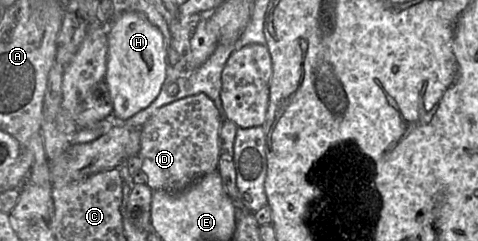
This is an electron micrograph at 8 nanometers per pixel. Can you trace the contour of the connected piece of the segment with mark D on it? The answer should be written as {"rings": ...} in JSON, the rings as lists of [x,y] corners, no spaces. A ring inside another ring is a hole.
{"rings":[[[199,93],[196,95],[188,96],[169,104],[160,107],[154,115],[152,115],[141,127],[141,138],[140,138],[140,149],[137,156],[142,162],[141,170],[147,176],[146,184],[152,191],[163,190],[168,193],[179,193],[189,187],[196,180],[202,176],[211,173],[218,168],[219,160],[219,129],[221,125],[220,114],[214,104],[214,102],[204,93]]]}

